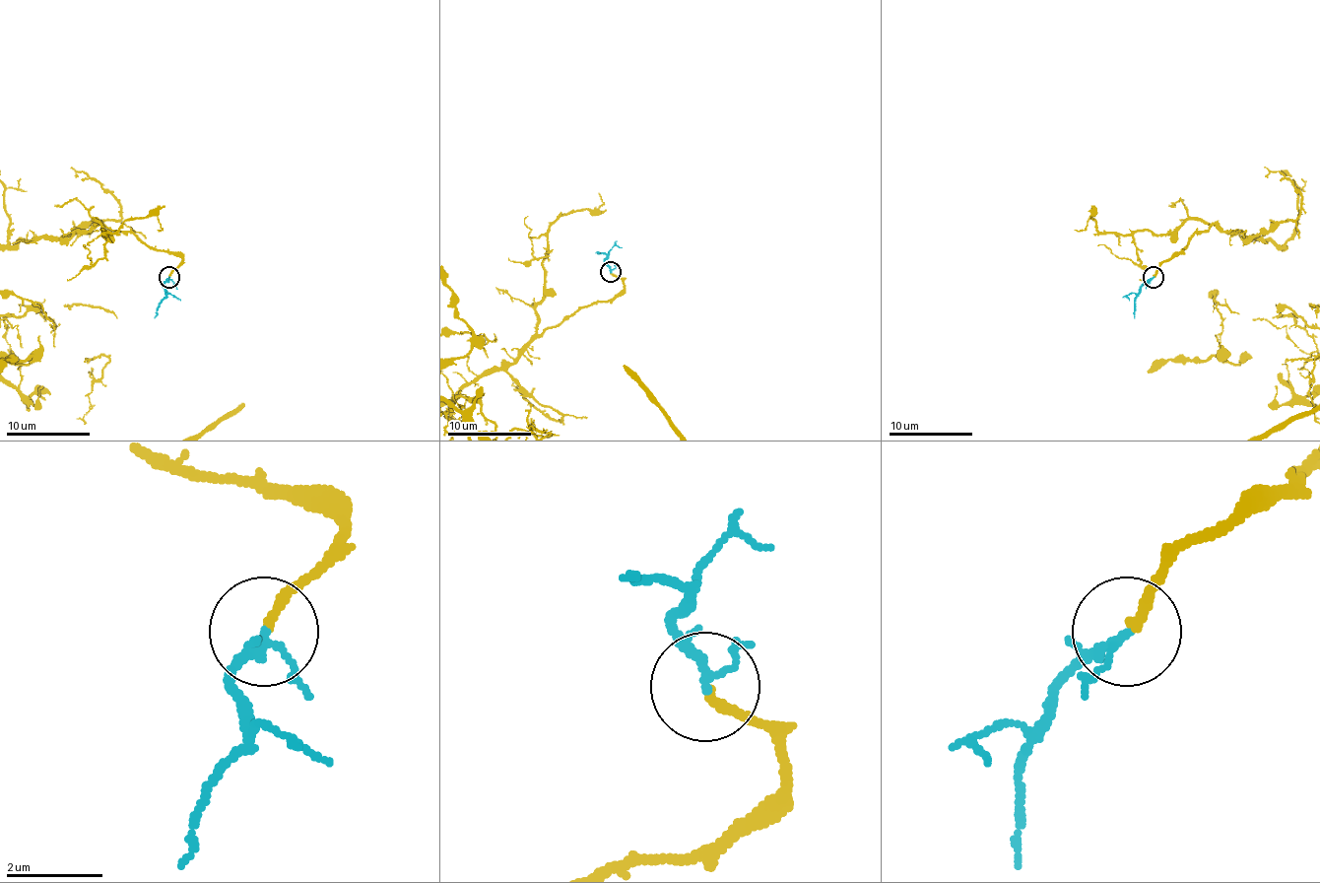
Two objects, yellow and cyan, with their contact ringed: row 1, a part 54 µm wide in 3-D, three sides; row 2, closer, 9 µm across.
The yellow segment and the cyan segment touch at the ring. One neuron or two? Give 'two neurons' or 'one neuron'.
one neuron

